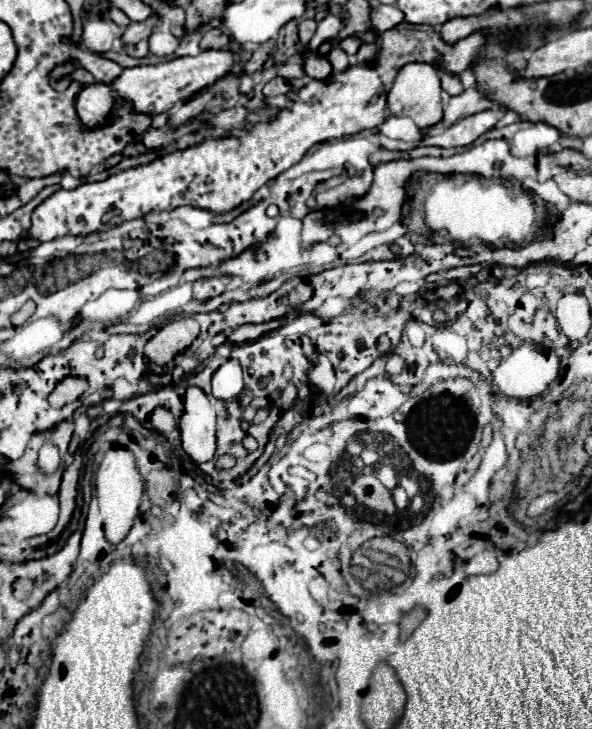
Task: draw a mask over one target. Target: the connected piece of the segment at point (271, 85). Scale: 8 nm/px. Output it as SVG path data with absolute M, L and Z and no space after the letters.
M278 75L274 79L270 79L266 83L266 87L262 89L264 95L278 95L278 93L288 93L288 91L292 91L292 85L286 79L278 77Z

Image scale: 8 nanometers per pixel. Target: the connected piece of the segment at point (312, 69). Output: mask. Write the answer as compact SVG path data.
M306 49L300 55L302 55L304 71L306 71L308 77L312 77L312 79L324 79L324 77L328 77L328 73L332 73L332 67L330 67L328 59L320 59L316 51Z

